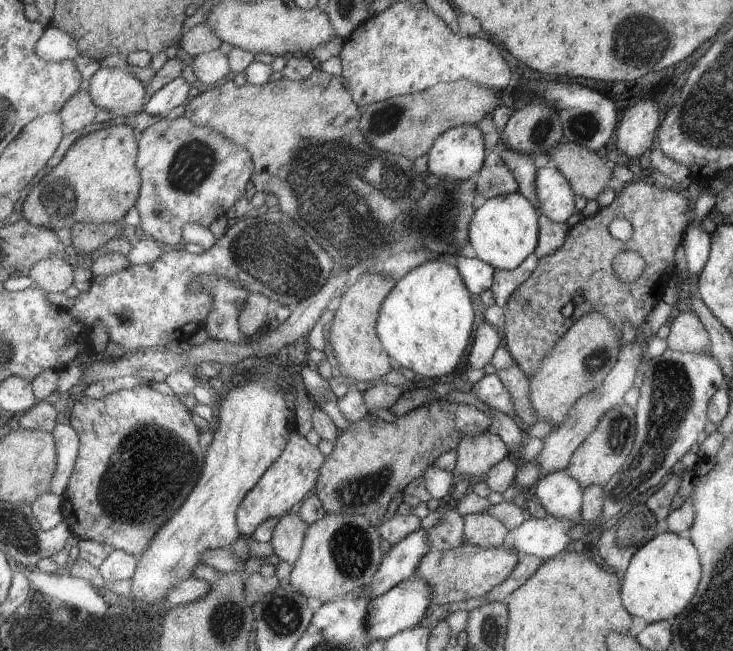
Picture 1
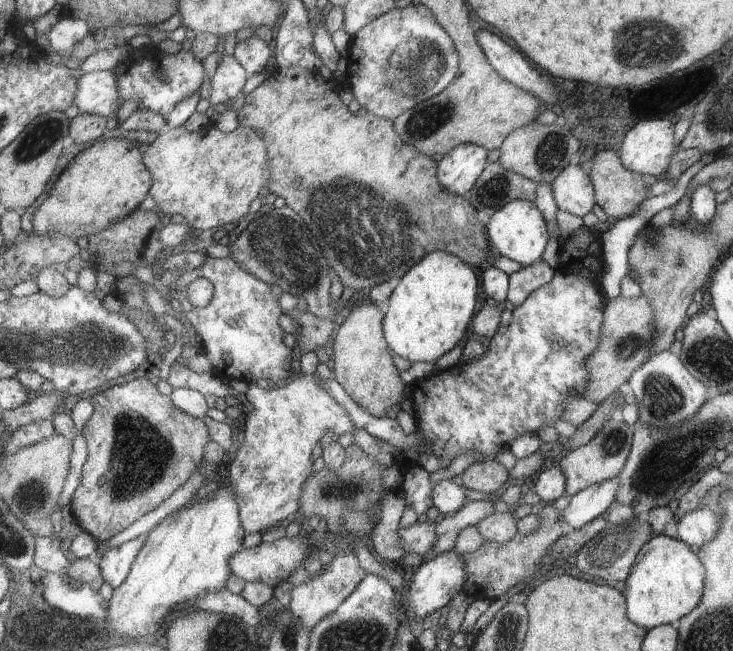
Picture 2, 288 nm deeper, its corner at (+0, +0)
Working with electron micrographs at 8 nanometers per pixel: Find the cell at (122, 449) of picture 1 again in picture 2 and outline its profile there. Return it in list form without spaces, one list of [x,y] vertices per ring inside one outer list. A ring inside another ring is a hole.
[[[137,378],[121,386],[113,386],[93,396],[95,414],[85,422],[83,436],[89,444],[89,460],[83,466],[83,480],[71,502],[71,516],[83,532],[91,534],[99,544],[109,542],[123,530],[131,528],[143,516],[155,512],[167,498],[175,496],[195,470],[205,462],[207,446],[211,440],[209,426],[197,416],[179,410],[171,396],[163,396],[153,382]]]

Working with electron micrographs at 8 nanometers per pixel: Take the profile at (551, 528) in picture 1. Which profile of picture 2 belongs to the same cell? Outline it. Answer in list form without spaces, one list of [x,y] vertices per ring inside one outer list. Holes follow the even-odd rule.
[[[619,478],[611,480],[611,482],[605,482],[605,484],[597,484],[597,486],[591,486],[575,496],[571,496],[571,502],[565,510],[561,510],[561,520],[563,524],[567,526],[569,532],[577,532],[581,528],[587,528],[587,524],[591,524],[593,520],[599,520],[599,516],[605,516],[605,512],[617,502],[615,496],[617,496],[617,490],[619,490]]]

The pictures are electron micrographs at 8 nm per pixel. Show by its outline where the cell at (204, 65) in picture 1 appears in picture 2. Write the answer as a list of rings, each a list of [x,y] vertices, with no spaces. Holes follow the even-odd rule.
[[[223,54],[221,62],[215,70],[215,74],[211,76],[211,106],[227,108],[231,104],[231,98],[235,98],[243,88],[247,78],[251,78],[251,74],[239,64],[235,54]]]

